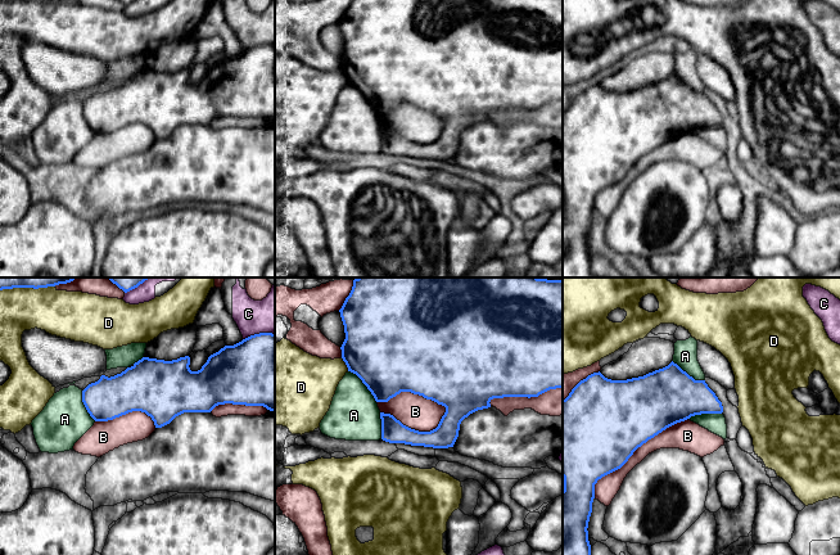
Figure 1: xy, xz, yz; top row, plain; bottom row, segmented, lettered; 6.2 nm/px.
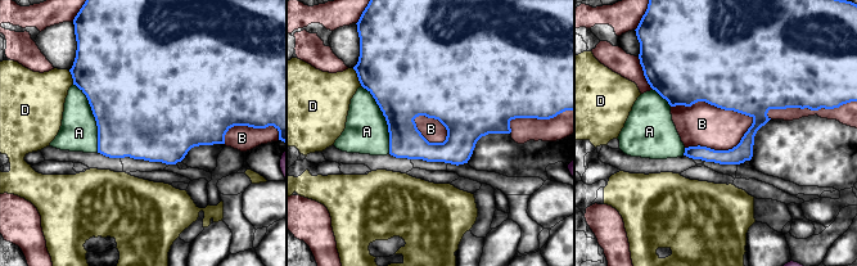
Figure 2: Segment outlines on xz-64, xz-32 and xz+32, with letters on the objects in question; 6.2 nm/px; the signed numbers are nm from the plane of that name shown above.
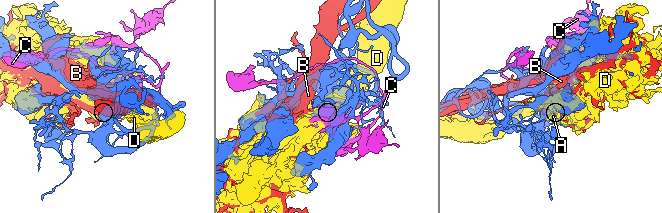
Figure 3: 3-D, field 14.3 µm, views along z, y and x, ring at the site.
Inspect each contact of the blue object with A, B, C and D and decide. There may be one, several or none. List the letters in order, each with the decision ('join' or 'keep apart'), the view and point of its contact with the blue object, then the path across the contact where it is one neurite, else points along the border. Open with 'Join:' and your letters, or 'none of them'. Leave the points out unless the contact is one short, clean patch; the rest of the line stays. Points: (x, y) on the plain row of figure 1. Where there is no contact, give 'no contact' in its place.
Join: none of them
A: keep apart | xz (364, 95)
B: keep apart | xz (412, 104)
C: keep apart | xy (260, 45)
D: keep apart | xz (346, 76)

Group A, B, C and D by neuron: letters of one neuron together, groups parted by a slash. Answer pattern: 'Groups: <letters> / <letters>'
Groups: A B / C / D

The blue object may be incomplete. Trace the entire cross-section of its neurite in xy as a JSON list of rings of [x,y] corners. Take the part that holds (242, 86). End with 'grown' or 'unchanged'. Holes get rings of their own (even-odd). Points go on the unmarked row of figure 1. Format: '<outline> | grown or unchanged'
[[[259,45],[234,58],[225,58],[211,67],[198,84],[191,84],[189,77],[189,68],[172,73],[143,69],[121,86],[110,90],[101,87],[98,94],[89,96],[82,103],[82,114],[95,134],[108,134],[132,123],[141,123],[152,130],[155,140],[170,136],[184,125],[211,125],[216,118],[225,116],[263,118],[275,123],[275,46]]] | unchanged

